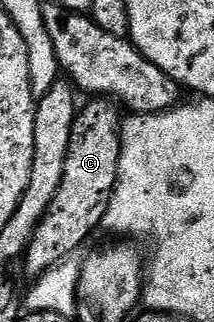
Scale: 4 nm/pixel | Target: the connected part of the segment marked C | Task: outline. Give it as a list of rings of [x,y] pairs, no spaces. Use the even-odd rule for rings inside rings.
[[[90,100],[77,111],[74,127],[71,129],[70,147],[64,164],[63,180],[56,192],[51,206],[47,209],[39,225],[35,228],[33,241],[30,242],[24,262],[34,262],[34,270],[57,265],[67,256],[73,255],[81,238],[86,238],[90,230],[98,230],[102,225],[102,217],[108,212],[110,201],[114,195],[114,185],[118,182],[118,165],[122,151],[120,133],[119,107],[110,100]]]

